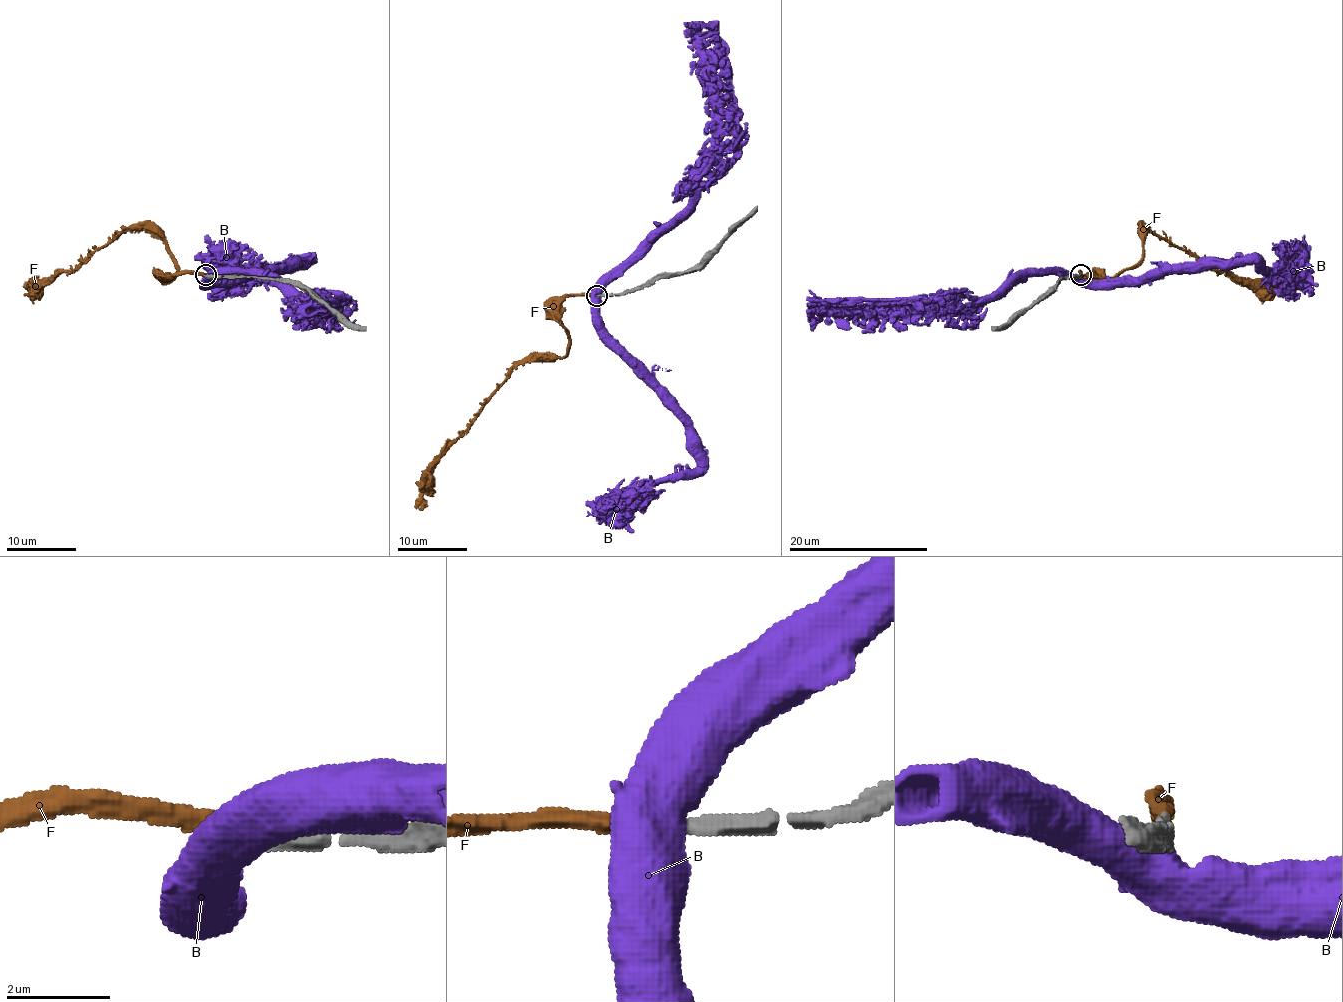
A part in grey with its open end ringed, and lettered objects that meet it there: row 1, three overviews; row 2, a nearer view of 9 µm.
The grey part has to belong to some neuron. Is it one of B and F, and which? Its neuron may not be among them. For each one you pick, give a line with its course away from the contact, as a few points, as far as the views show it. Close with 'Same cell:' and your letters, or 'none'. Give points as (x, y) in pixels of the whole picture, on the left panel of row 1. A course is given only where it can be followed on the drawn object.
F: Its course: (206, 275), (169, 277), (176, 272), (169, 247), (148, 232), (124, 230), (74, 270), (63, 270), (28, 291)
Same cell: F

